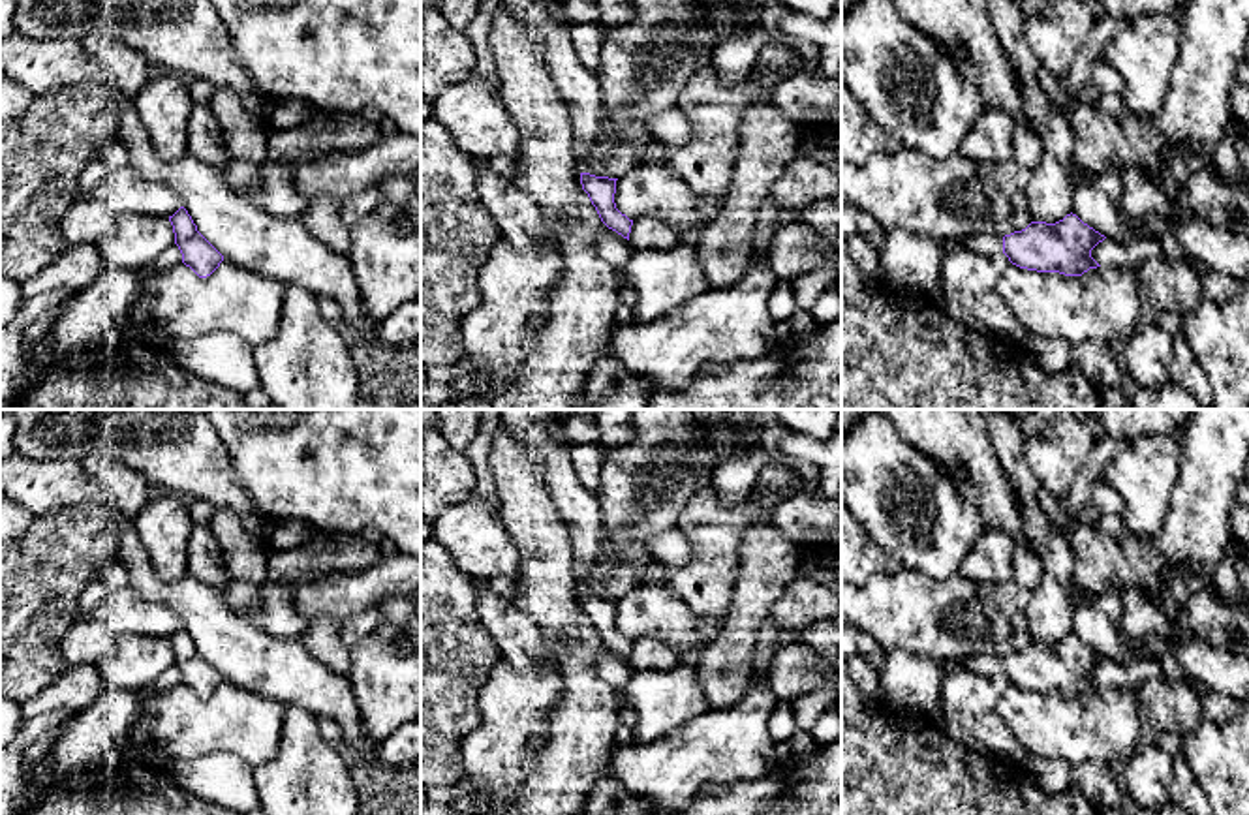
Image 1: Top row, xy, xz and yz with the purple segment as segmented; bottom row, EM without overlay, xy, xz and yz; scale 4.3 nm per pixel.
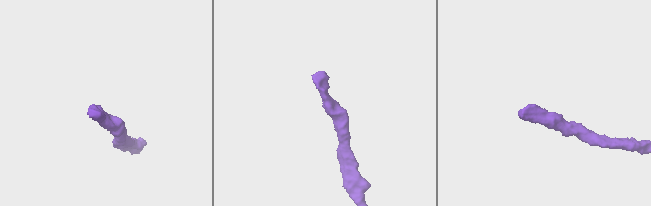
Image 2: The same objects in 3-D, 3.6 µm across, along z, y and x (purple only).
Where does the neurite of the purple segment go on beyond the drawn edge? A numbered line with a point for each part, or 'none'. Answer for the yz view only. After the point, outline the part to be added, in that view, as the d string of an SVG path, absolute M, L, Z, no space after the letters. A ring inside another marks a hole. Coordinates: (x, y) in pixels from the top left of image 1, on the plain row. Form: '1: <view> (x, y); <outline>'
1: yz (988, 665); M994 654L967 655L960 665L984 678L994 678L995 674L1003 672L1003 657Z

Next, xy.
none

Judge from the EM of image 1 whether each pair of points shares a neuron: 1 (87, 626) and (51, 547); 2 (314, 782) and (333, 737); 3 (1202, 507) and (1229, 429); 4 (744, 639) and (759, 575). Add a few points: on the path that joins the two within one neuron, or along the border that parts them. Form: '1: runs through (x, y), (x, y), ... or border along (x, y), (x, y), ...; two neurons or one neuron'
1: border along (79, 615), (62, 637), (62, 656); two neurons
2: border along (316, 716), (320, 733), (337, 748); two neurons
3: runs through (1206, 489), (1214, 470), (1216, 447); one neuron
4: runs through (744, 624), (757, 590); one neuron

